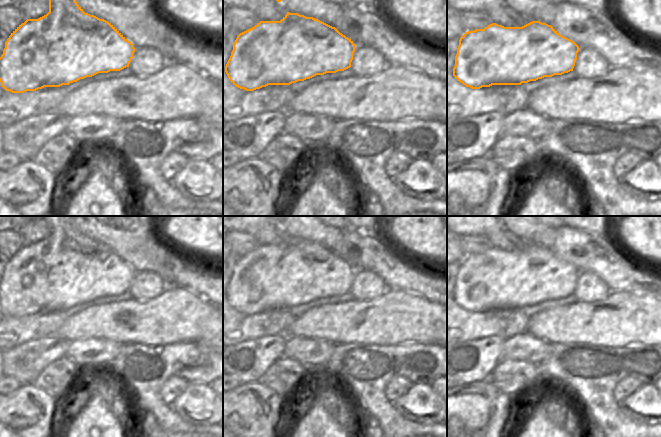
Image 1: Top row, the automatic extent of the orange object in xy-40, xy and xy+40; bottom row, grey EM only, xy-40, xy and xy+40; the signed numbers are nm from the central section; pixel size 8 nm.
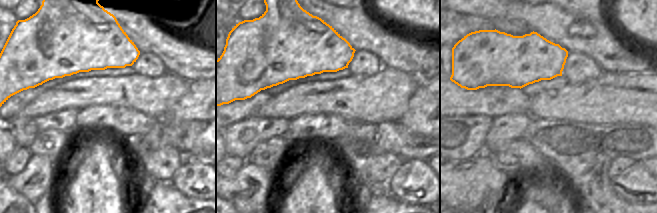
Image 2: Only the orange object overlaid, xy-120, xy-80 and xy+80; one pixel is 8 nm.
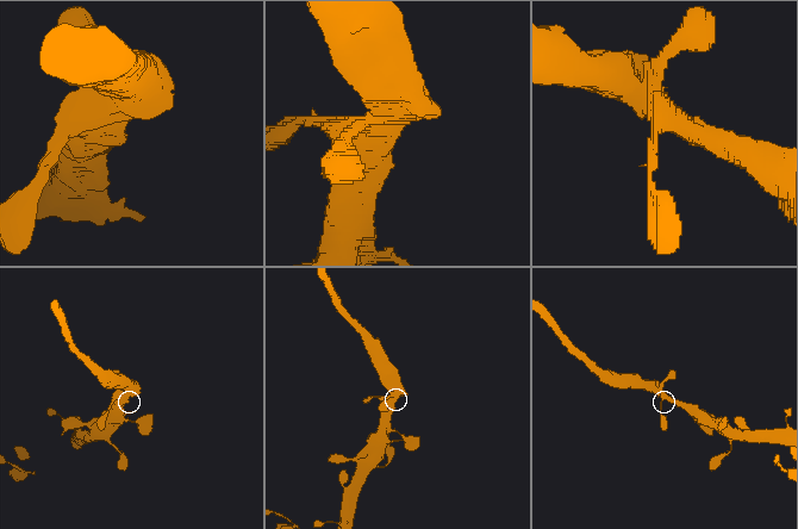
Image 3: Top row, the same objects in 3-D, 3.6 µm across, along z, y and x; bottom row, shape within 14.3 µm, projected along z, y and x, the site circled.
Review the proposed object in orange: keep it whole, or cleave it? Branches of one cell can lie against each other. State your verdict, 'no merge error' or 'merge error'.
merge error

